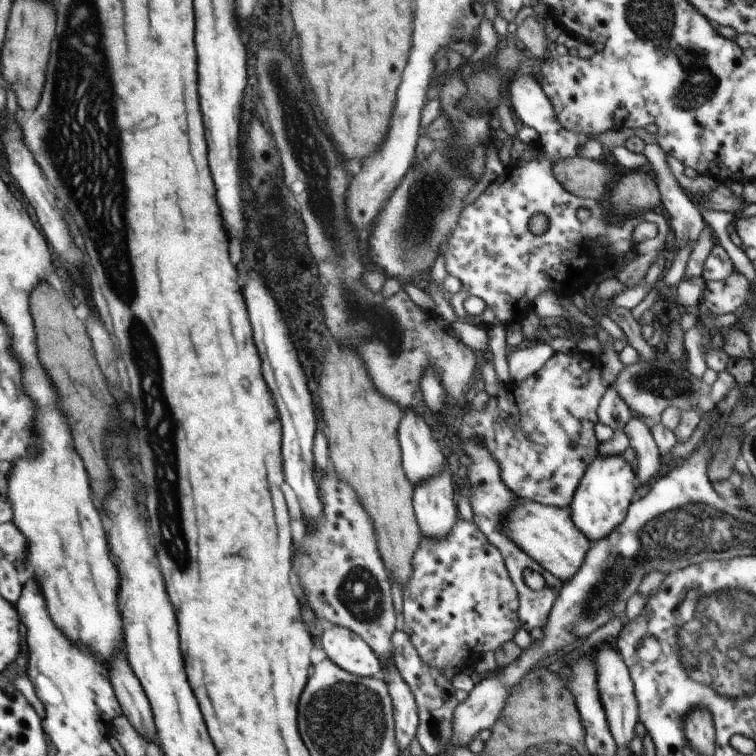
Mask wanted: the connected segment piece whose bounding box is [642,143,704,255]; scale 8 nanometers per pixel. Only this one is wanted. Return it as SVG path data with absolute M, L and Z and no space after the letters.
M657 143L646 144L642 153L655 175L653 178L660 194L660 204L667 211L667 218L670 218L674 242L669 249L672 249L673 255L688 241L697 240L704 227L703 218L669 171L661 147Z

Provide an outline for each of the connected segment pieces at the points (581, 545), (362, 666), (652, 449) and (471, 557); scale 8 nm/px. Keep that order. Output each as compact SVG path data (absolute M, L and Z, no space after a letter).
M519 500L505 516L505 534L535 563L541 564L561 582L569 581L578 573L591 544L574 526L567 508Z
M330 626L320 636L321 648L335 666L358 677L379 676L382 666L371 646L347 627Z
M631 416L630 420L623 426L623 434L629 441L629 447L634 451L637 460L637 476L640 490L643 486L651 485L656 478L660 468L660 455L647 429L637 416Z
M458 518L450 533L441 540L422 536L421 544L413 556L413 571L402 590L402 631L417 651L423 664L447 672L447 668L463 668L483 652L495 651L517 632L517 594L505 571L499 552L473 522Z

